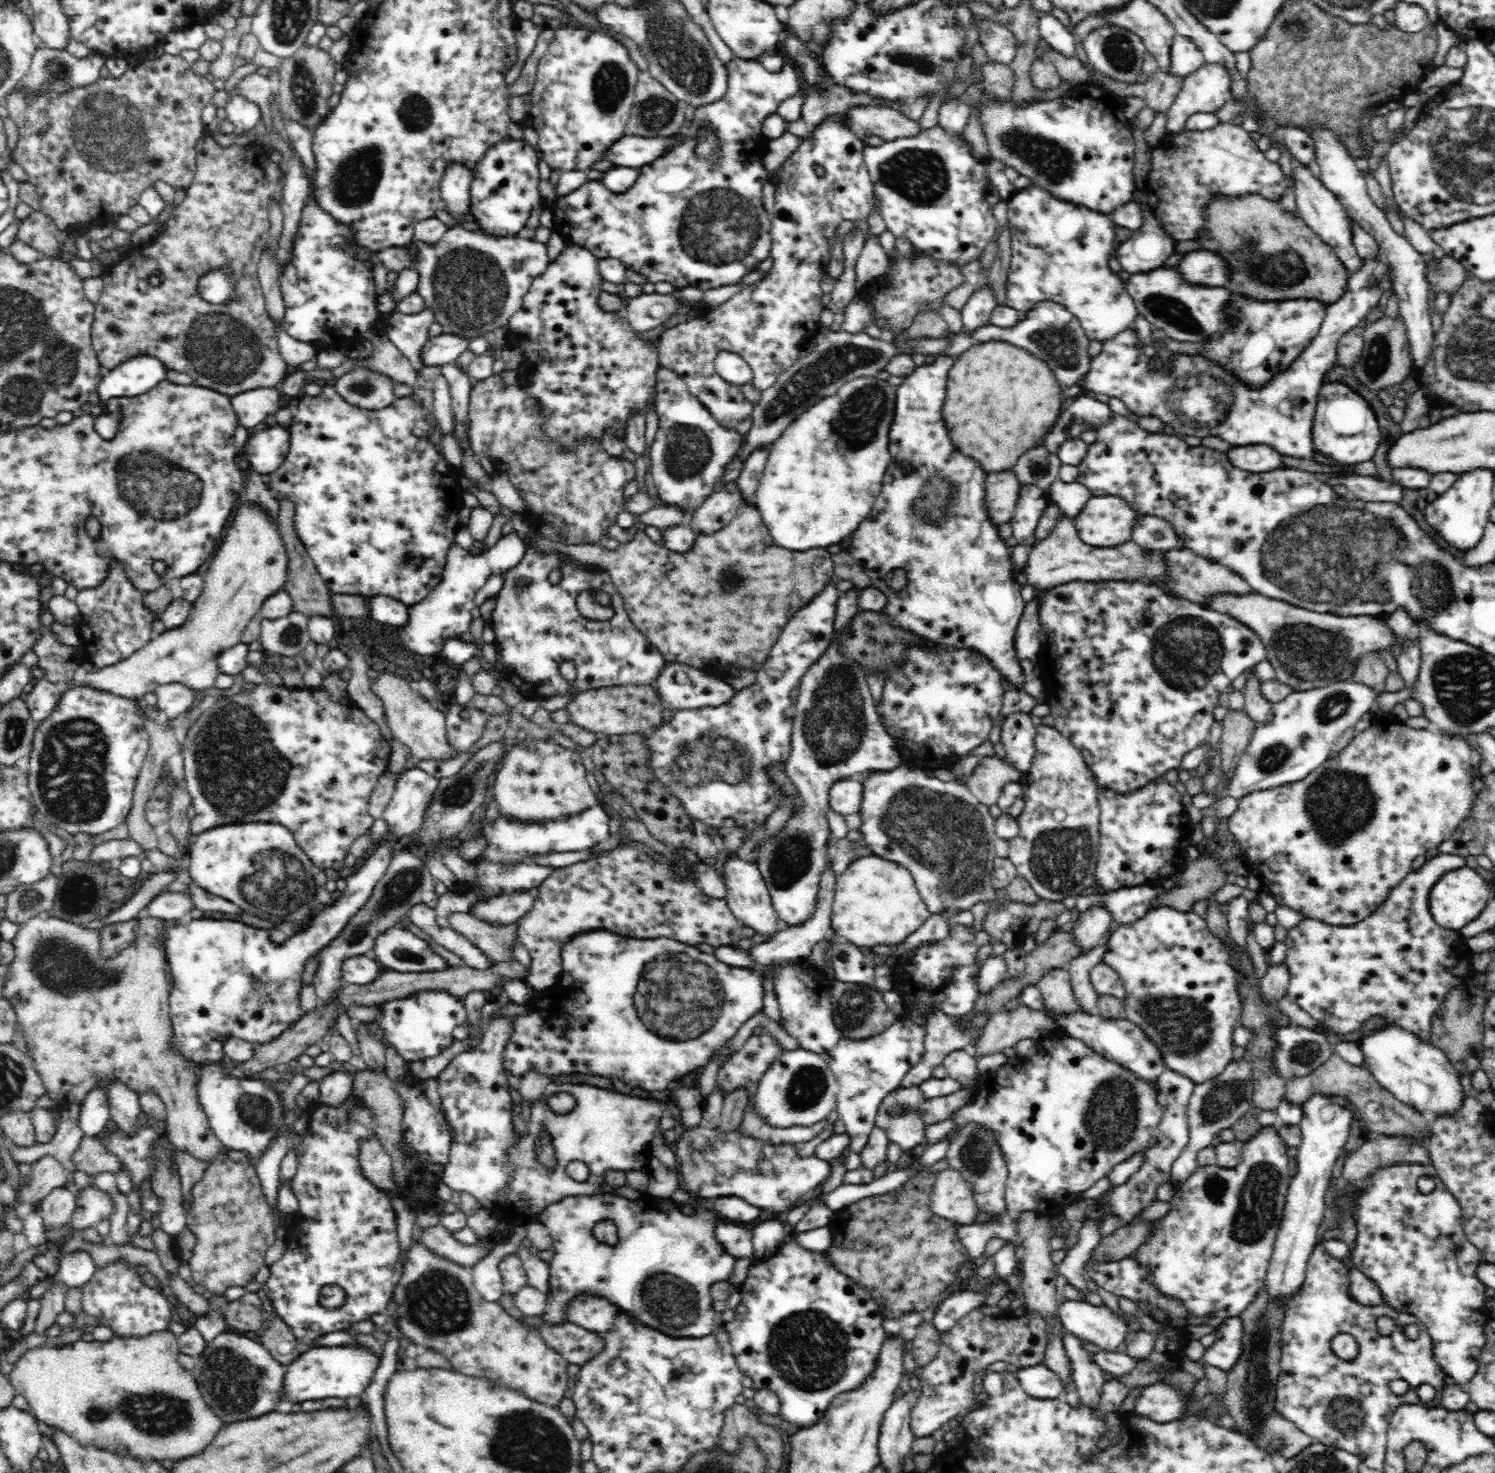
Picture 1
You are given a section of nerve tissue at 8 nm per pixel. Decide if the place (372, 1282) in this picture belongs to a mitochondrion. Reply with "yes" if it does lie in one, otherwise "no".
no

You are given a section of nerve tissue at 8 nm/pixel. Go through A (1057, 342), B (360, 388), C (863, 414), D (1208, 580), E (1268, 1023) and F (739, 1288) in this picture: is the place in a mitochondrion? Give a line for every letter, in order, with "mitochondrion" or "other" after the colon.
A: mitochondrion
B: mitochondrion
C: mitochondrion
D: other
E: mitochondrion
F: other

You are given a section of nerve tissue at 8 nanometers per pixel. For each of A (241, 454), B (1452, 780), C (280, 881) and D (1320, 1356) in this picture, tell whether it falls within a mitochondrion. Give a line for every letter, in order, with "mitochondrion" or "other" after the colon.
A: other
B: other
C: mitochondrion
D: other

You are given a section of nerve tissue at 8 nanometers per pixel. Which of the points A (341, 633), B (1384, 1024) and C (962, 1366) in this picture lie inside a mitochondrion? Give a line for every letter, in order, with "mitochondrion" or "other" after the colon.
A: other
B: other
C: other

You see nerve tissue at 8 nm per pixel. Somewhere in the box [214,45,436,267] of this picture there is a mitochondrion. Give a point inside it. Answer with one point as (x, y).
(354, 179)

